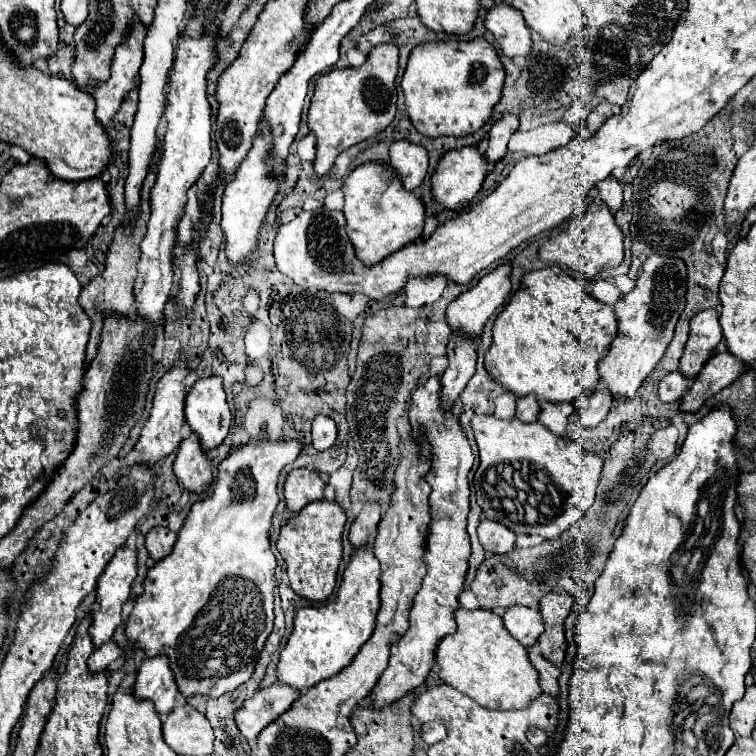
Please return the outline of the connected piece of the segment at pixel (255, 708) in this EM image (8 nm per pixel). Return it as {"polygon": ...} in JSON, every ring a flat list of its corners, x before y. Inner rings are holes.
{"polygon":[[270,686,266,690,258,690,252,698,244,700,242,708,234,714,234,722,240,734,250,744,254,744,260,730,274,722,282,712,286,712,298,696,300,694,288,686]]}

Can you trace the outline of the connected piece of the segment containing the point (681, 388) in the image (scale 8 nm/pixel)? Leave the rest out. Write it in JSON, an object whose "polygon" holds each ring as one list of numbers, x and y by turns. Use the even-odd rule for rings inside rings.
{"polygon":[[672,372,672,374,666,374,662,380,660,380,660,390,658,390,658,396,662,402,676,402,684,396,684,392,688,390,688,382,686,378,680,374,680,372]]}

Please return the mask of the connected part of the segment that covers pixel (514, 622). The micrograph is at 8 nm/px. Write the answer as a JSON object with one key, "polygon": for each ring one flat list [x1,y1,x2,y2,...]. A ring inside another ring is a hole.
{"polygon":[[518,604,506,610,504,626,524,646,532,646,538,640,538,636,544,632,544,622,542,622,540,610,524,608]]}

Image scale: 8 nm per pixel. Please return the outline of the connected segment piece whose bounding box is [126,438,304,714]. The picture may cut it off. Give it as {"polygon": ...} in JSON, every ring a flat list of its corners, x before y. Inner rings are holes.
{"polygon":[[252,438,248,440,248,444,236,446,218,466,214,494,192,504,186,522,178,532,174,550,148,570,148,582,144,580,146,590,134,602,134,610,126,624,126,636,130,638,134,648,142,648,146,656,154,656,146,658,140,664,134,694,136,698,152,700,158,714,168,714,172,710,178,690,186,698,194,694,218,698,220,694,238,688,252,676,256,658,260,656,260,650,264,648,264,642,274,624,272,608,276,586,276,558,270,552,268,532,280,502,280,496,276,492,278,476,288,462,294,462,298,458,302,448,304,444,300,440,286,438]]}

